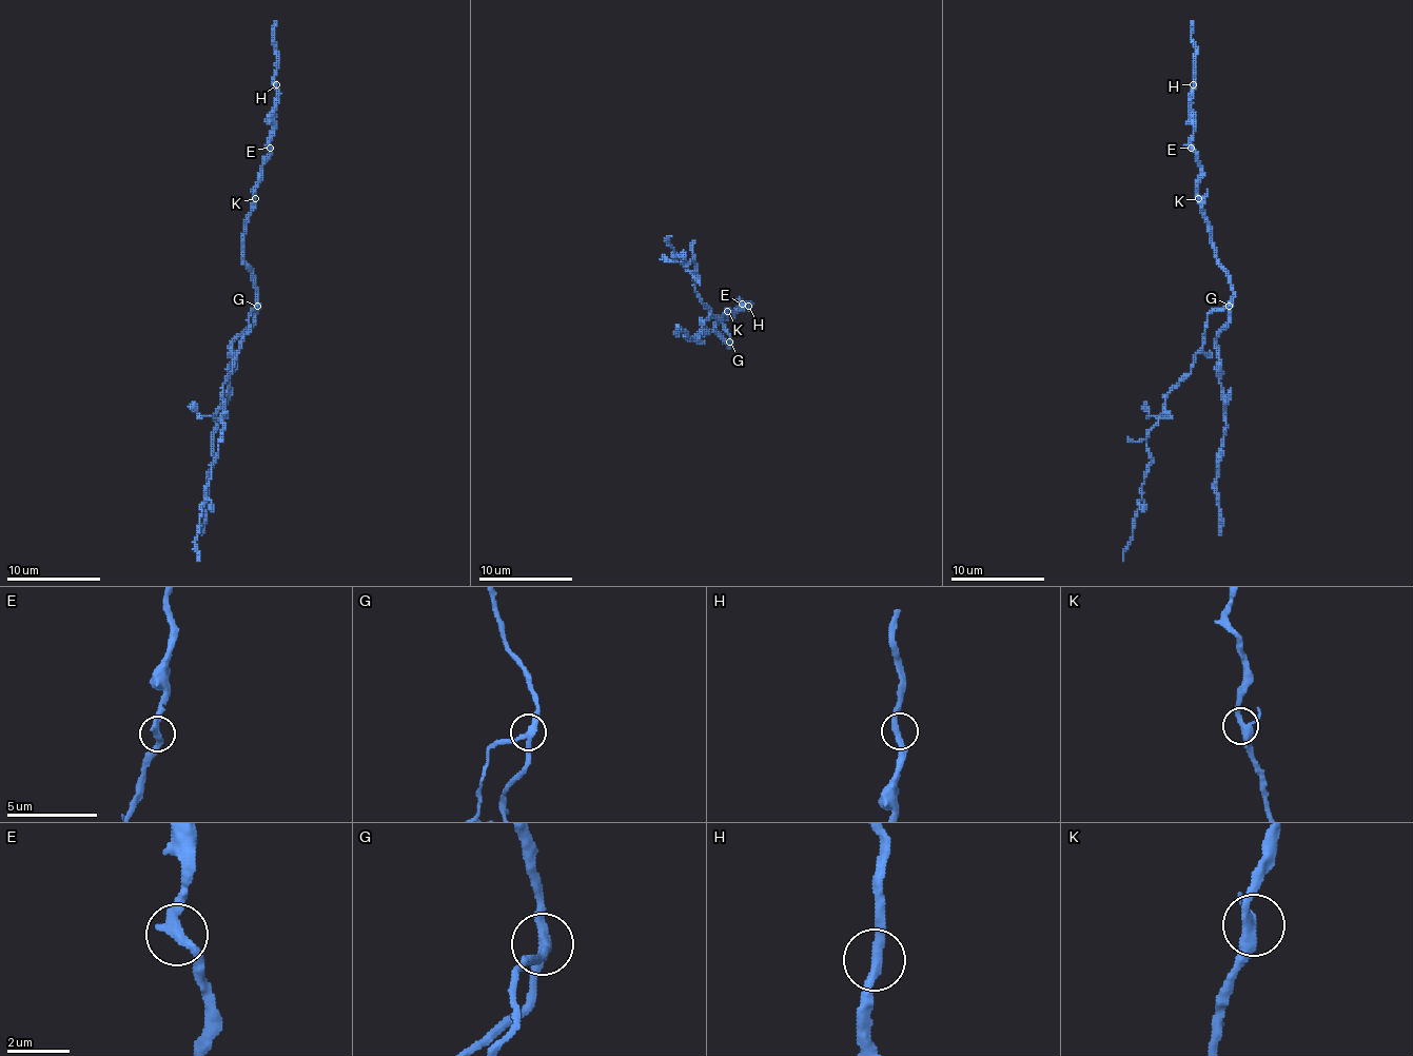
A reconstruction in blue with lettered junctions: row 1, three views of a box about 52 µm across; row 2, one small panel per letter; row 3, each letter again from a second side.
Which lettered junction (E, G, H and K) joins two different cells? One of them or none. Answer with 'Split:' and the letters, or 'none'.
Split: G

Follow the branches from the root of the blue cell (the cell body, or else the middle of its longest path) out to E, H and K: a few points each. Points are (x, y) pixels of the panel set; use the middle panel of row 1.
E: (730, 338), (727, 346), (715, 332), (715, 325), (725, 311), (732, 313), (742, 304)
H: (730, 338), (727, 346), (715, 332), (715, 325), (725, 311), (732, 313), (742, 304), (748, 306)
K: (730, 338), (727, 346), (715, 332), (715, 325), (727, 311)

